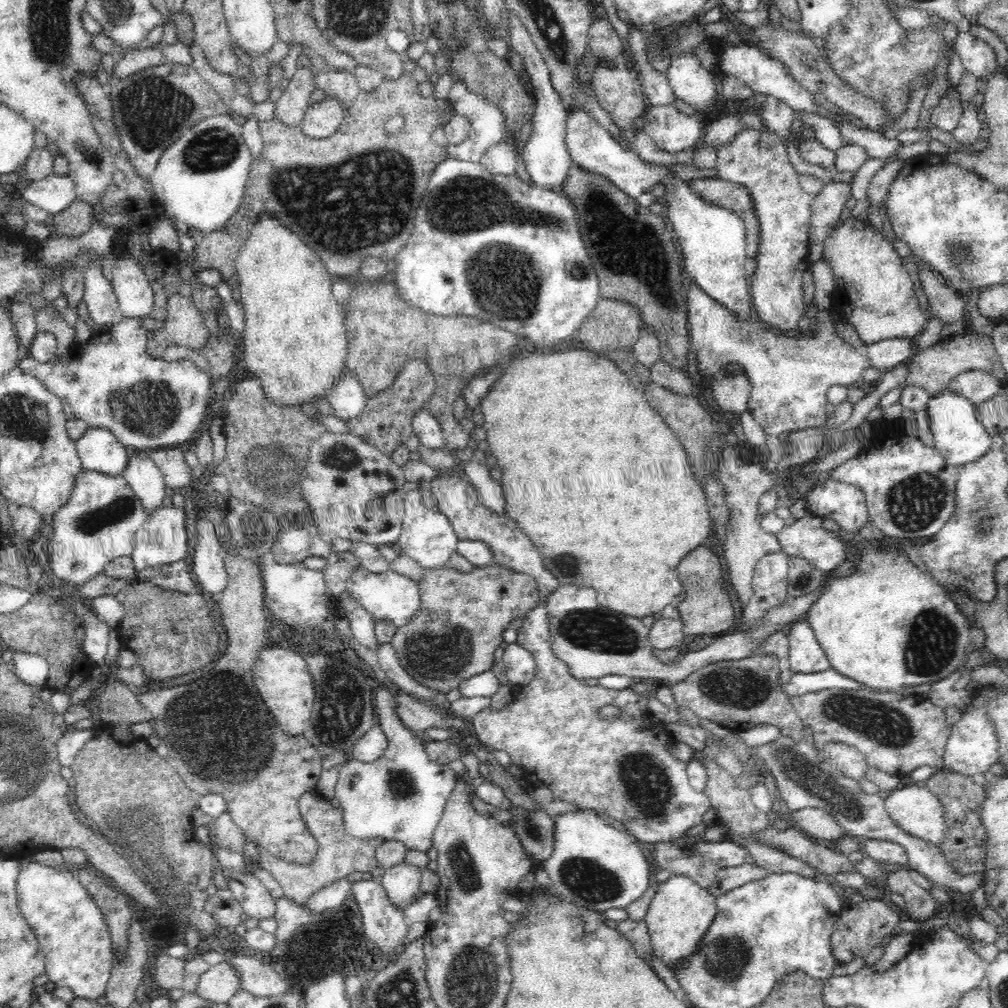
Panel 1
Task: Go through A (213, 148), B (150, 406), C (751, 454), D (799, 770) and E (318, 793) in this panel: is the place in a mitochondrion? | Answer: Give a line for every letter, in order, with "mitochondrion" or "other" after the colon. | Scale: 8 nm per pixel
A: mitochondrion
B: mitochondrion
C: other
D: mitochondrion
E: other

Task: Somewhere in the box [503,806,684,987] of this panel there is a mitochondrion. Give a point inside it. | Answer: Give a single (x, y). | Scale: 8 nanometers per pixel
(584, 878)

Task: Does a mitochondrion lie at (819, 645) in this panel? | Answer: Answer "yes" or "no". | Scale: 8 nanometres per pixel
no

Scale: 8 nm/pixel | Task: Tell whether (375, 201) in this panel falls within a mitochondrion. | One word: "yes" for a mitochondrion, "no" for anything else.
yes

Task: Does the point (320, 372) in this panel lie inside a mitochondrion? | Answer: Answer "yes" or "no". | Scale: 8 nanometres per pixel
no

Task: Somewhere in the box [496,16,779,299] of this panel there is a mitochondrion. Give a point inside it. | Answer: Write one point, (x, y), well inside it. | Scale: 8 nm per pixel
(618, 242)

